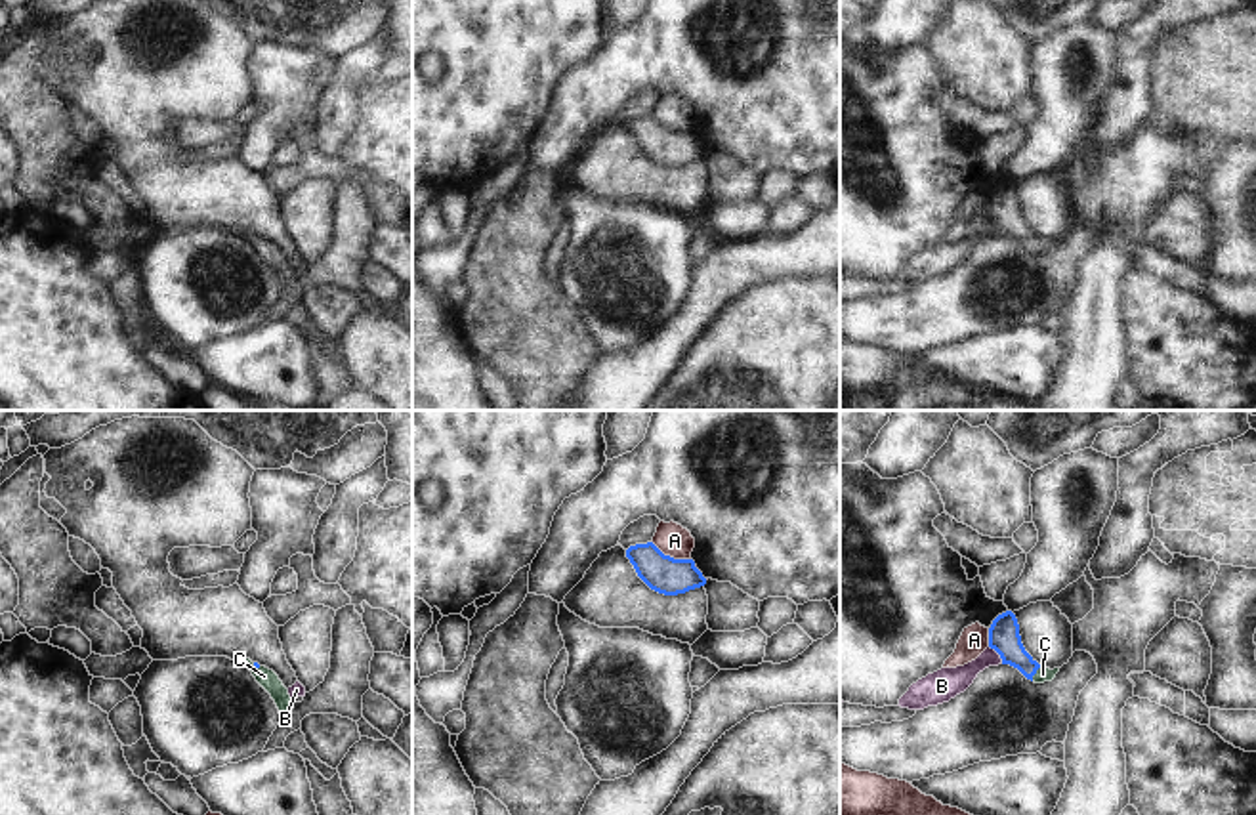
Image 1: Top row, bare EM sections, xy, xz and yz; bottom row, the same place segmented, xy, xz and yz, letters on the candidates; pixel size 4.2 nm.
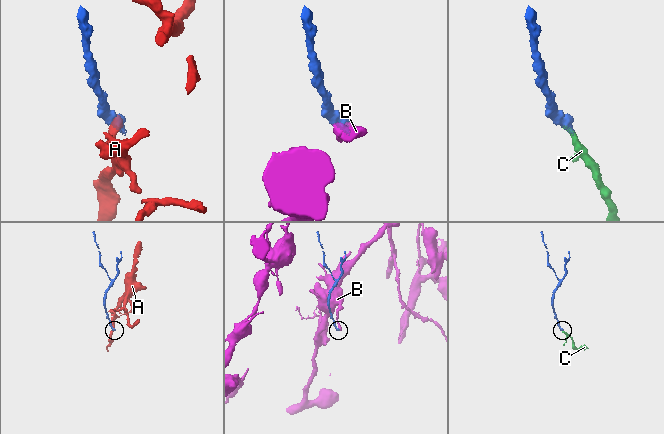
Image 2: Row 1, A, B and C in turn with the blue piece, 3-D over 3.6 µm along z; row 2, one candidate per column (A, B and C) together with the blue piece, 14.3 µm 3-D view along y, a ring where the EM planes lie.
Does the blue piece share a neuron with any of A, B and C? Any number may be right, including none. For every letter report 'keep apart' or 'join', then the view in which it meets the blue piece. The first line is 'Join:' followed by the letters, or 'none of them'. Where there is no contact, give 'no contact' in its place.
Join: C
A: keep apart; contact in xz
B: keep apart; contact in yz
C: join; contact in yz

